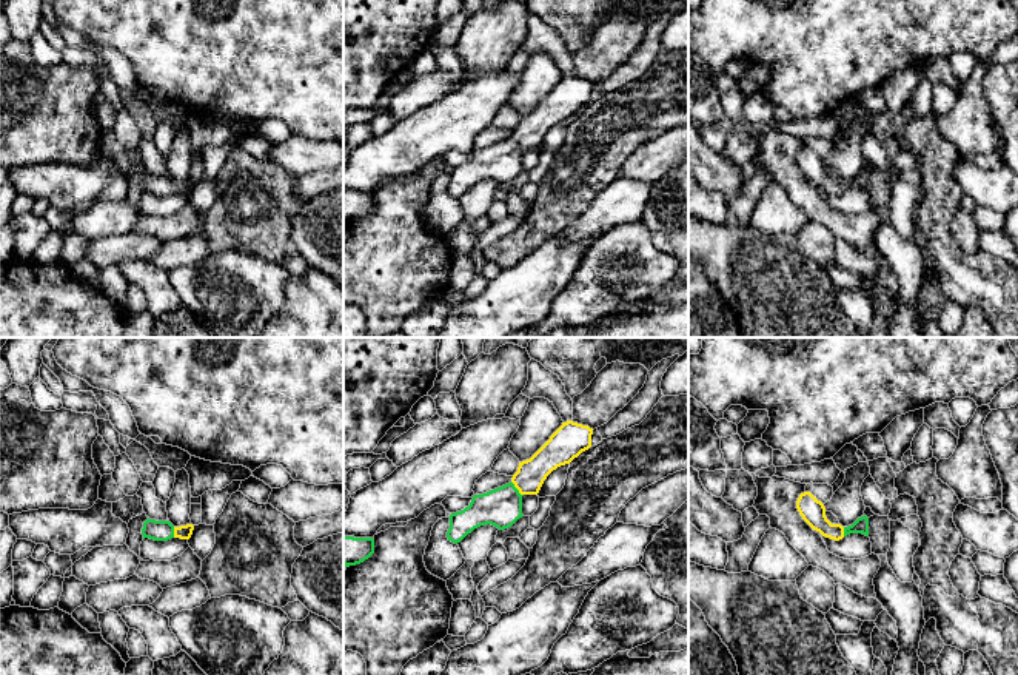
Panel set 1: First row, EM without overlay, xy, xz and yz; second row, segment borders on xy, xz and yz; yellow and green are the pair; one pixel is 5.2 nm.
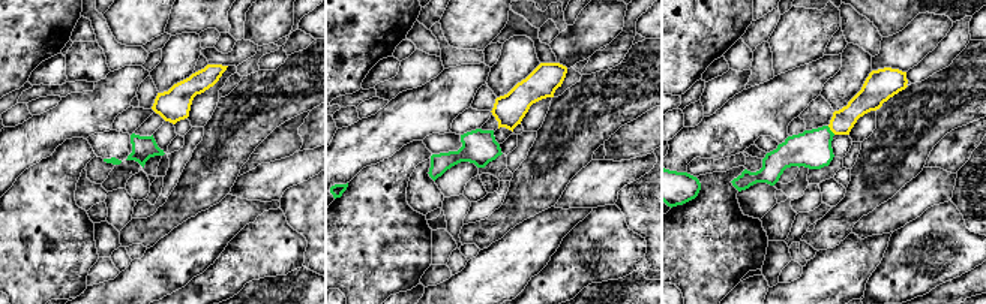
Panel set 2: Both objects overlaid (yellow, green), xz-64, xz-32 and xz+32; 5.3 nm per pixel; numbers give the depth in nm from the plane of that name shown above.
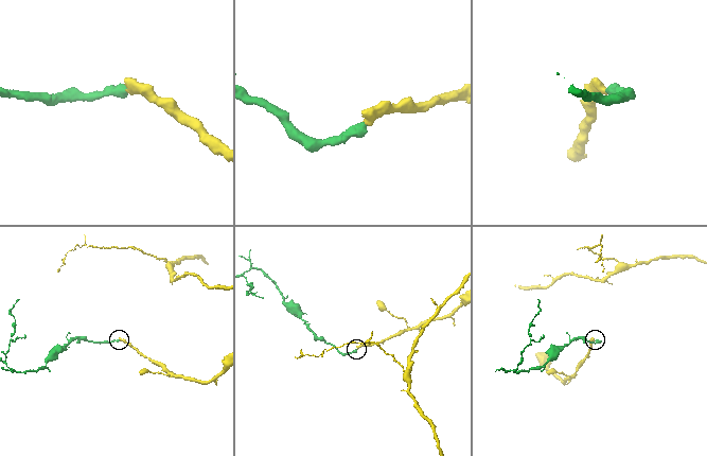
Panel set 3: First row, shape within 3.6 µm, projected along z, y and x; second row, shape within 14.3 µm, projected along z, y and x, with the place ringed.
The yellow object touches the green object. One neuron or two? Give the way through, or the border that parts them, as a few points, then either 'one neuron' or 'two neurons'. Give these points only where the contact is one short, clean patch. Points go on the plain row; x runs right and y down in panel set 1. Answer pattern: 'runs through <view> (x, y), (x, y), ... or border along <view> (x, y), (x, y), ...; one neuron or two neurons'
runs through xz (530, 130), (516, 142), (501, 162); one neuron

